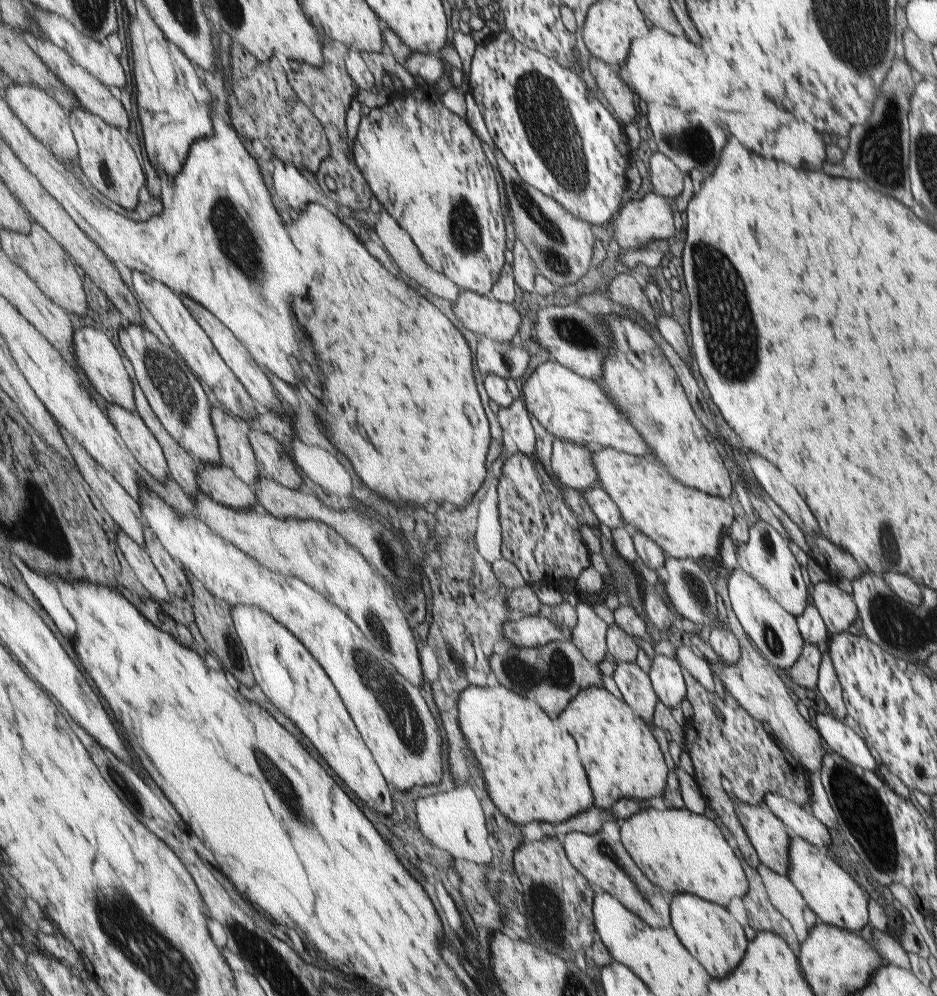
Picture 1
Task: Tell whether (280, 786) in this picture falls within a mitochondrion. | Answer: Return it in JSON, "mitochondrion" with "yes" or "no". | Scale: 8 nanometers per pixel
{"mitochondrion":"yes"}

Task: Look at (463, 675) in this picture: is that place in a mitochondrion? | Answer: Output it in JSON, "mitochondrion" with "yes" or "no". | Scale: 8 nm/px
{"mitochondrion":"no"}

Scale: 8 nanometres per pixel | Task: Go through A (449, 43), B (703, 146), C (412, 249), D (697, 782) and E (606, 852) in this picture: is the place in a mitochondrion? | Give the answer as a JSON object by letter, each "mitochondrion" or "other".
{"A":"other","B":"mitochondrion","C":"other","D":"other","E":"mitochondrion"}

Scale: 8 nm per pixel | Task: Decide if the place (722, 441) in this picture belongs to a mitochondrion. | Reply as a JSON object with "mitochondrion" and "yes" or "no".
{"mitochondrion":"no"}

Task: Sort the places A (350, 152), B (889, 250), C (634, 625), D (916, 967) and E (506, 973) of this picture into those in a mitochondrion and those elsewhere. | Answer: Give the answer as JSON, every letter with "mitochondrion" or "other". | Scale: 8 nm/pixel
{"A":"other","B":"other","C":"other","D":"other","E":"other"}

